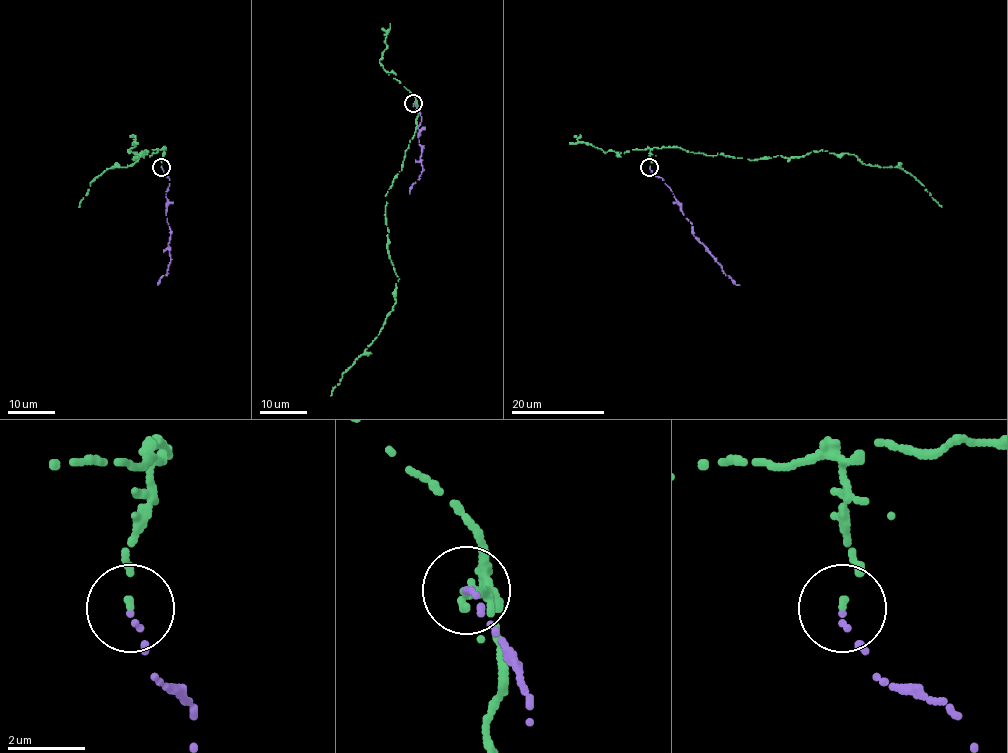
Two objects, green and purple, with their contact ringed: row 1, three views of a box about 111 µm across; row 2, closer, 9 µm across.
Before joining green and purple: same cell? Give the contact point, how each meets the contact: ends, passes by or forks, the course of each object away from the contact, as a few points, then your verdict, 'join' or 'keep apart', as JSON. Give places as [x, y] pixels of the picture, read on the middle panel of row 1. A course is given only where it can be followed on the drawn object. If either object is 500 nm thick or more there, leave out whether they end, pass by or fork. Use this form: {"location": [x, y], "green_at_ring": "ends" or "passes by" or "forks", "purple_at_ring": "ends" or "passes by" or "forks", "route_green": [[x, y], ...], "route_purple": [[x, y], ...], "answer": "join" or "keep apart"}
{"location": [413, 103], "green_at_ring": "ends", "purple_at_ring": "ends", "route_green": [[413, 104], [417, 128], [385, 196], [389, 258], [399, 279], [396, 302], [330, 395]], "route_purple": [[413, 104], [421, 118], [418, 136], [422, 147], [422, 171], [410, 193]], "answer": "keep apart"}

